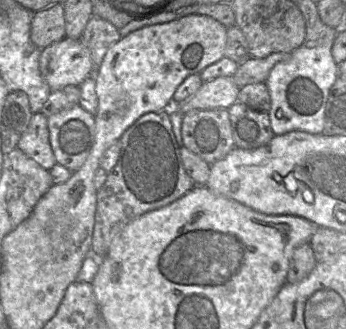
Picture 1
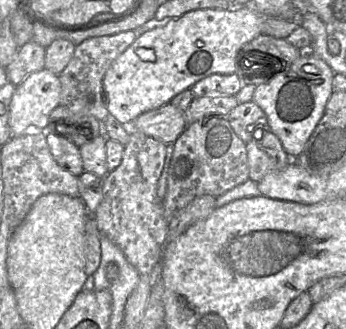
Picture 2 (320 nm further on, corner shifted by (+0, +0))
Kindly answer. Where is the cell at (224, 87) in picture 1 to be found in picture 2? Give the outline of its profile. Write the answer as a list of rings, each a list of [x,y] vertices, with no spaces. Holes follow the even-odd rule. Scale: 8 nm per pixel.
[[[171,103],[140,114],[129,125],[130,130],[137,130],[165,144],[175,143],[186,127],[185,111]]]

